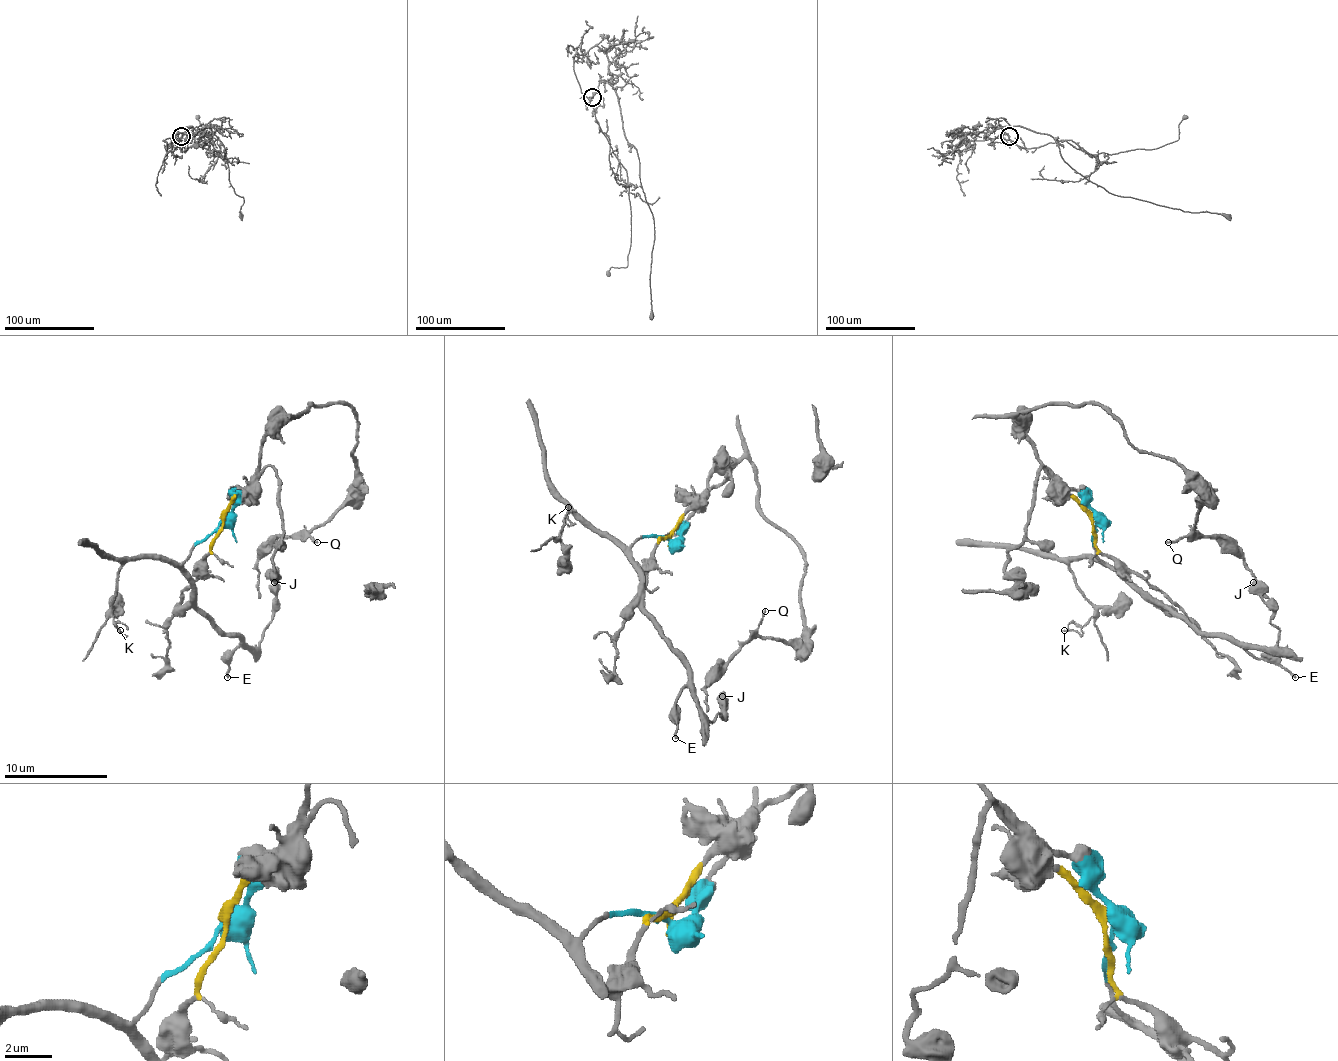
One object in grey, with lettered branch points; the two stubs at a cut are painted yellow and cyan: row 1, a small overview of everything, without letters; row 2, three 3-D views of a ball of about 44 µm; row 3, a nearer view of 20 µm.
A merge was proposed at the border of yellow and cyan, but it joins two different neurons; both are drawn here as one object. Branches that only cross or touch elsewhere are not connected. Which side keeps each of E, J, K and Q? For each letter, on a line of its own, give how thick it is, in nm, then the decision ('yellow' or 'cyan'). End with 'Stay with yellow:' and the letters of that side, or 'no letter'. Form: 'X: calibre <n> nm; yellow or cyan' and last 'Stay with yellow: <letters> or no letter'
E: calibre 160 nm; cyan
J: calibre 700 nm; cyan
K: calibre 120 nm; cyan
Q: calibre 140 nm; yellow
Stay with yellow: Q

